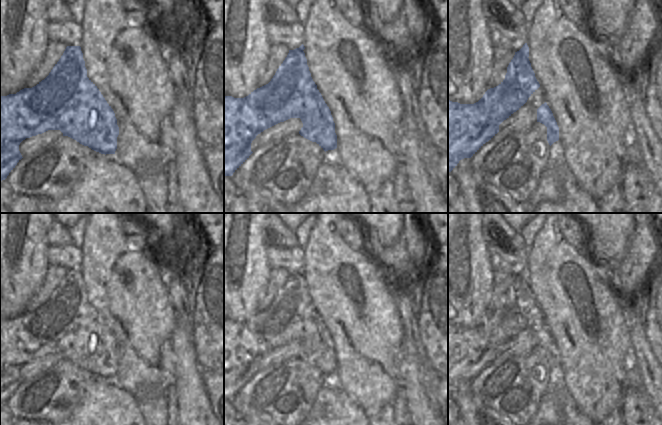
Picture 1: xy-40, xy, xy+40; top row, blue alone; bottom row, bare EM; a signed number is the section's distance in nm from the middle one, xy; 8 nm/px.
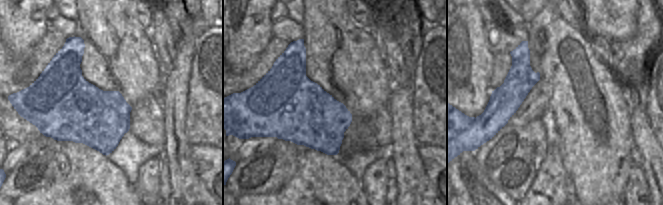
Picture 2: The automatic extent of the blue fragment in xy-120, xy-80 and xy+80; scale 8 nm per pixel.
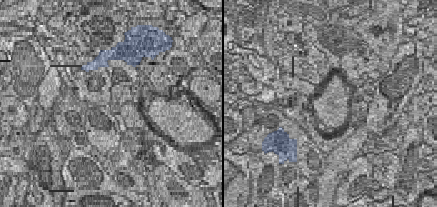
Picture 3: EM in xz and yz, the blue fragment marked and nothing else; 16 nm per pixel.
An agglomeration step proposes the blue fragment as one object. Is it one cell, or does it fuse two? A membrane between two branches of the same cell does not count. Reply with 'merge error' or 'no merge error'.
merge error

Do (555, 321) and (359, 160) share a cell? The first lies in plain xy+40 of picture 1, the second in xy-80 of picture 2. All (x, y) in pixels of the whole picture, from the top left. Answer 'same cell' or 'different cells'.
different cells

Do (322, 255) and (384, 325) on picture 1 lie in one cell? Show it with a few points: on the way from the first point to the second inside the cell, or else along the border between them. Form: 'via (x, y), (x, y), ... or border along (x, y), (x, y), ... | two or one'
via (337, 277), (362, 320) | one

